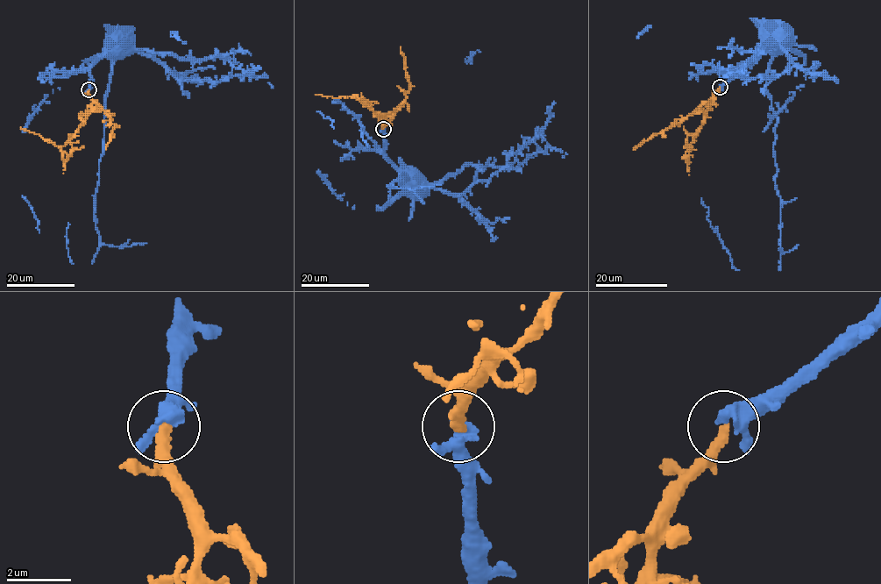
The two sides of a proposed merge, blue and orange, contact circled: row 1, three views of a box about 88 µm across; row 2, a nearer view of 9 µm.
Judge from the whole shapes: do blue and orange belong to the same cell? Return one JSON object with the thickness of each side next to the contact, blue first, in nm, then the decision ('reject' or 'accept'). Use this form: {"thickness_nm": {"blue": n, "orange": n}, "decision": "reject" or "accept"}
{"thickness_nm": {"blue": 380, "orange": 320}, "decision": "accept"}

